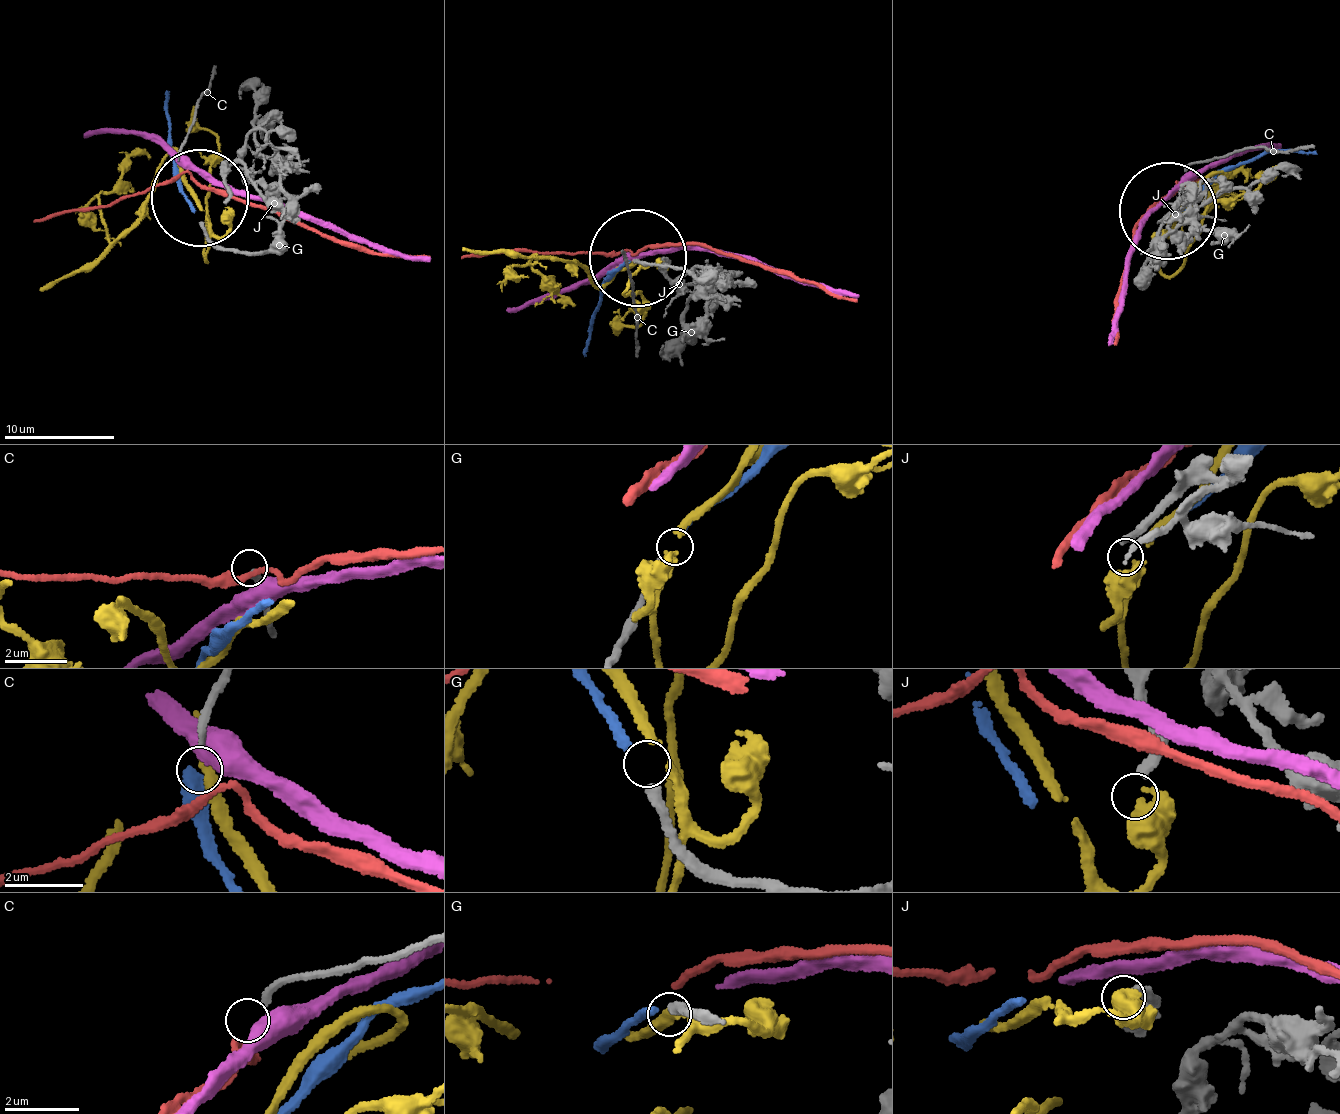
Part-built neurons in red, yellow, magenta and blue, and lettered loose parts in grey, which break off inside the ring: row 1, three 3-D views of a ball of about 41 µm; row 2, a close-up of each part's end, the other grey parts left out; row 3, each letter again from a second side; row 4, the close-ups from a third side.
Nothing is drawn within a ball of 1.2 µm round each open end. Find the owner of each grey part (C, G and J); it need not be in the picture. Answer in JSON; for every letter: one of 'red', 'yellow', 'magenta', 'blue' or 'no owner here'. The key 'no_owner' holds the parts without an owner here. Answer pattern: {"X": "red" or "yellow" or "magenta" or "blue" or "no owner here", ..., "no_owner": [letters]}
{"C": "no owner here", "G": "blue", "J": "yellow", "no_owner": ["C"]}

